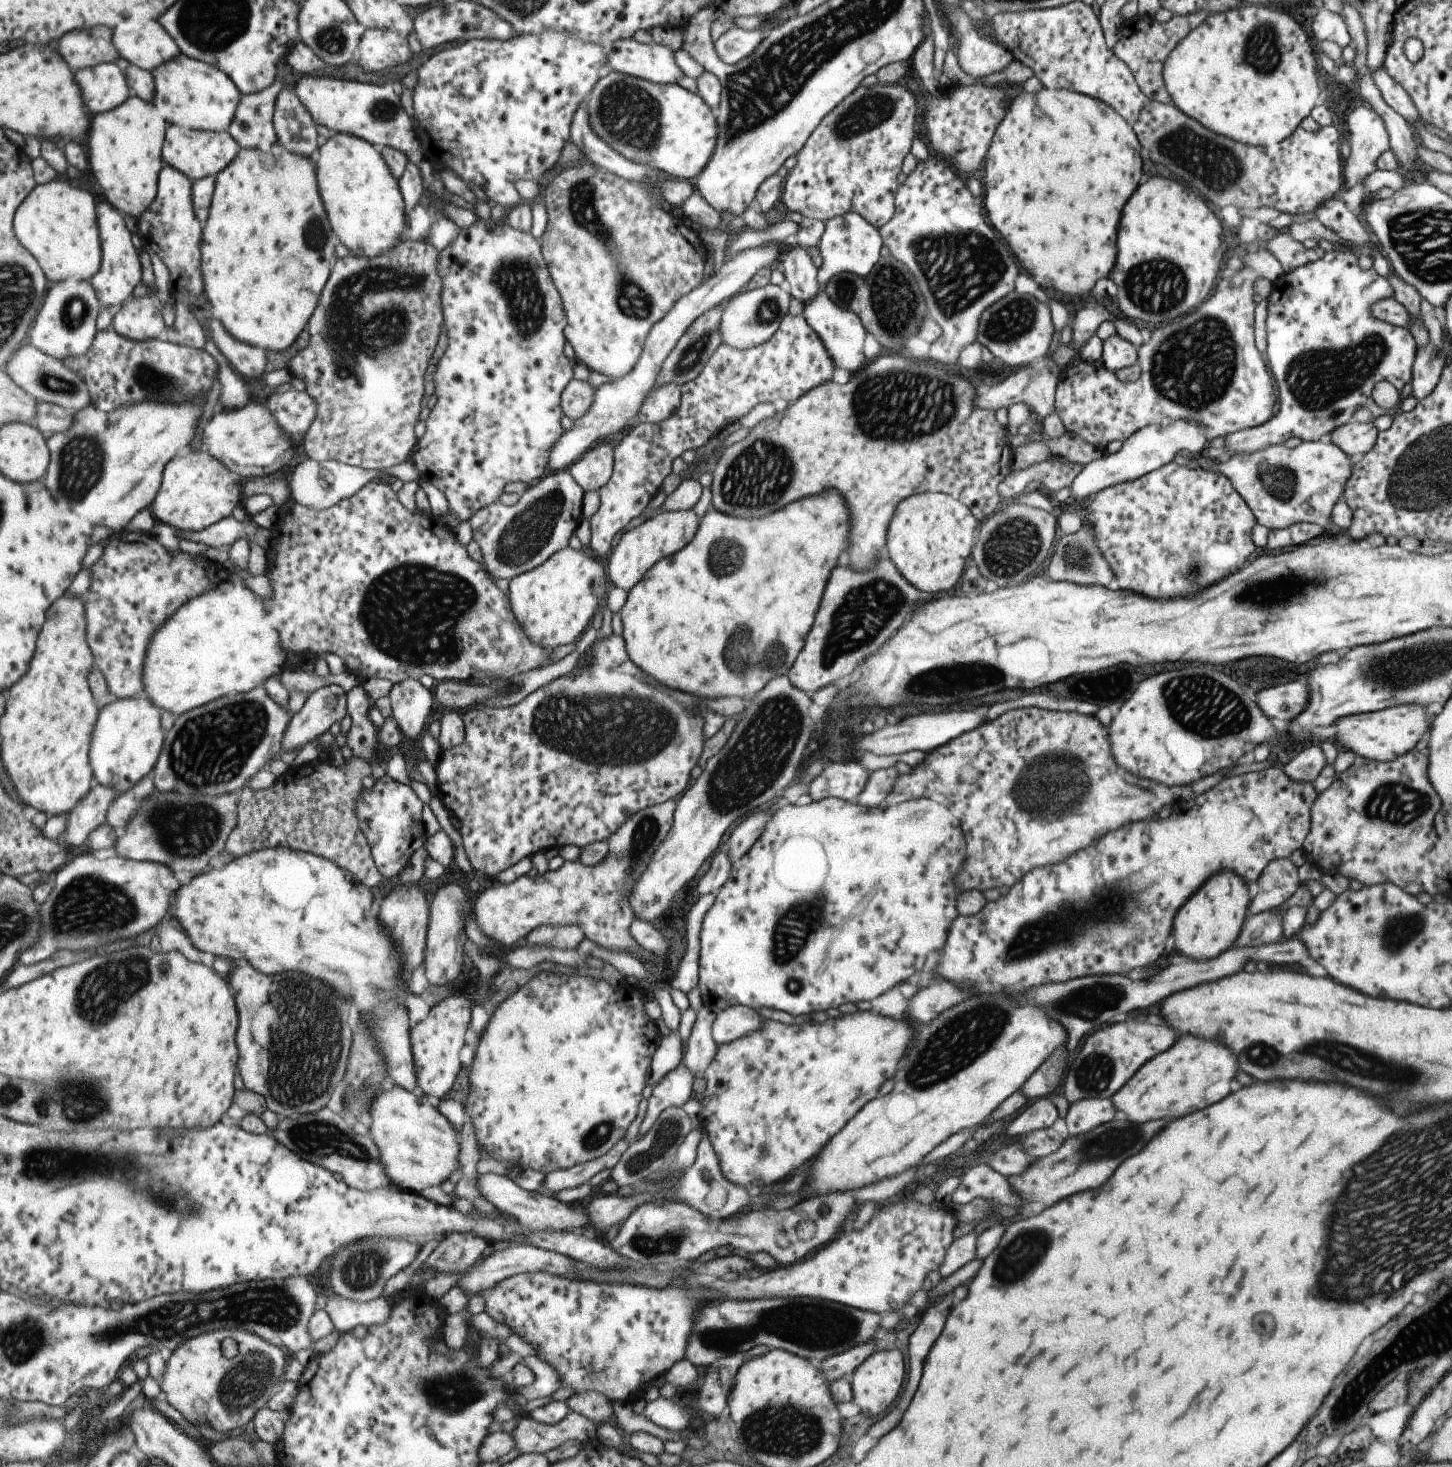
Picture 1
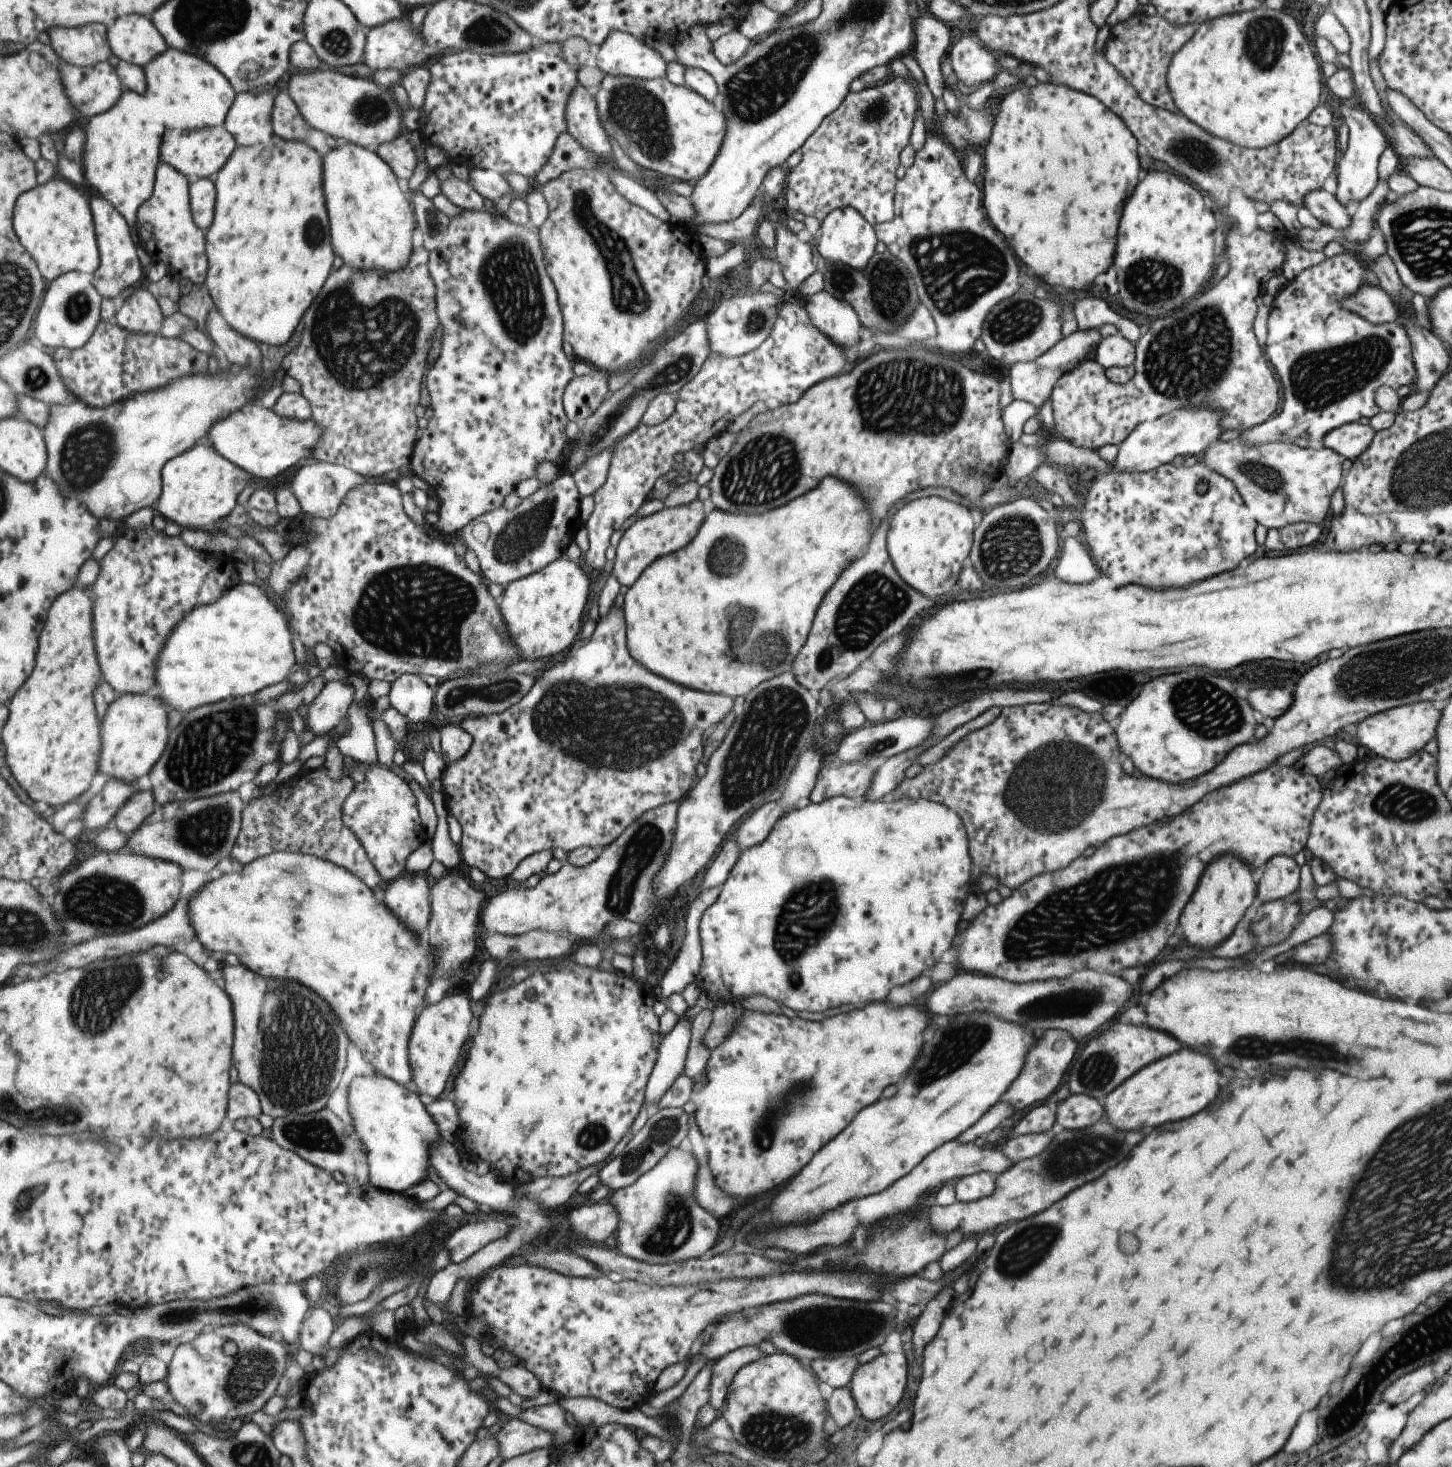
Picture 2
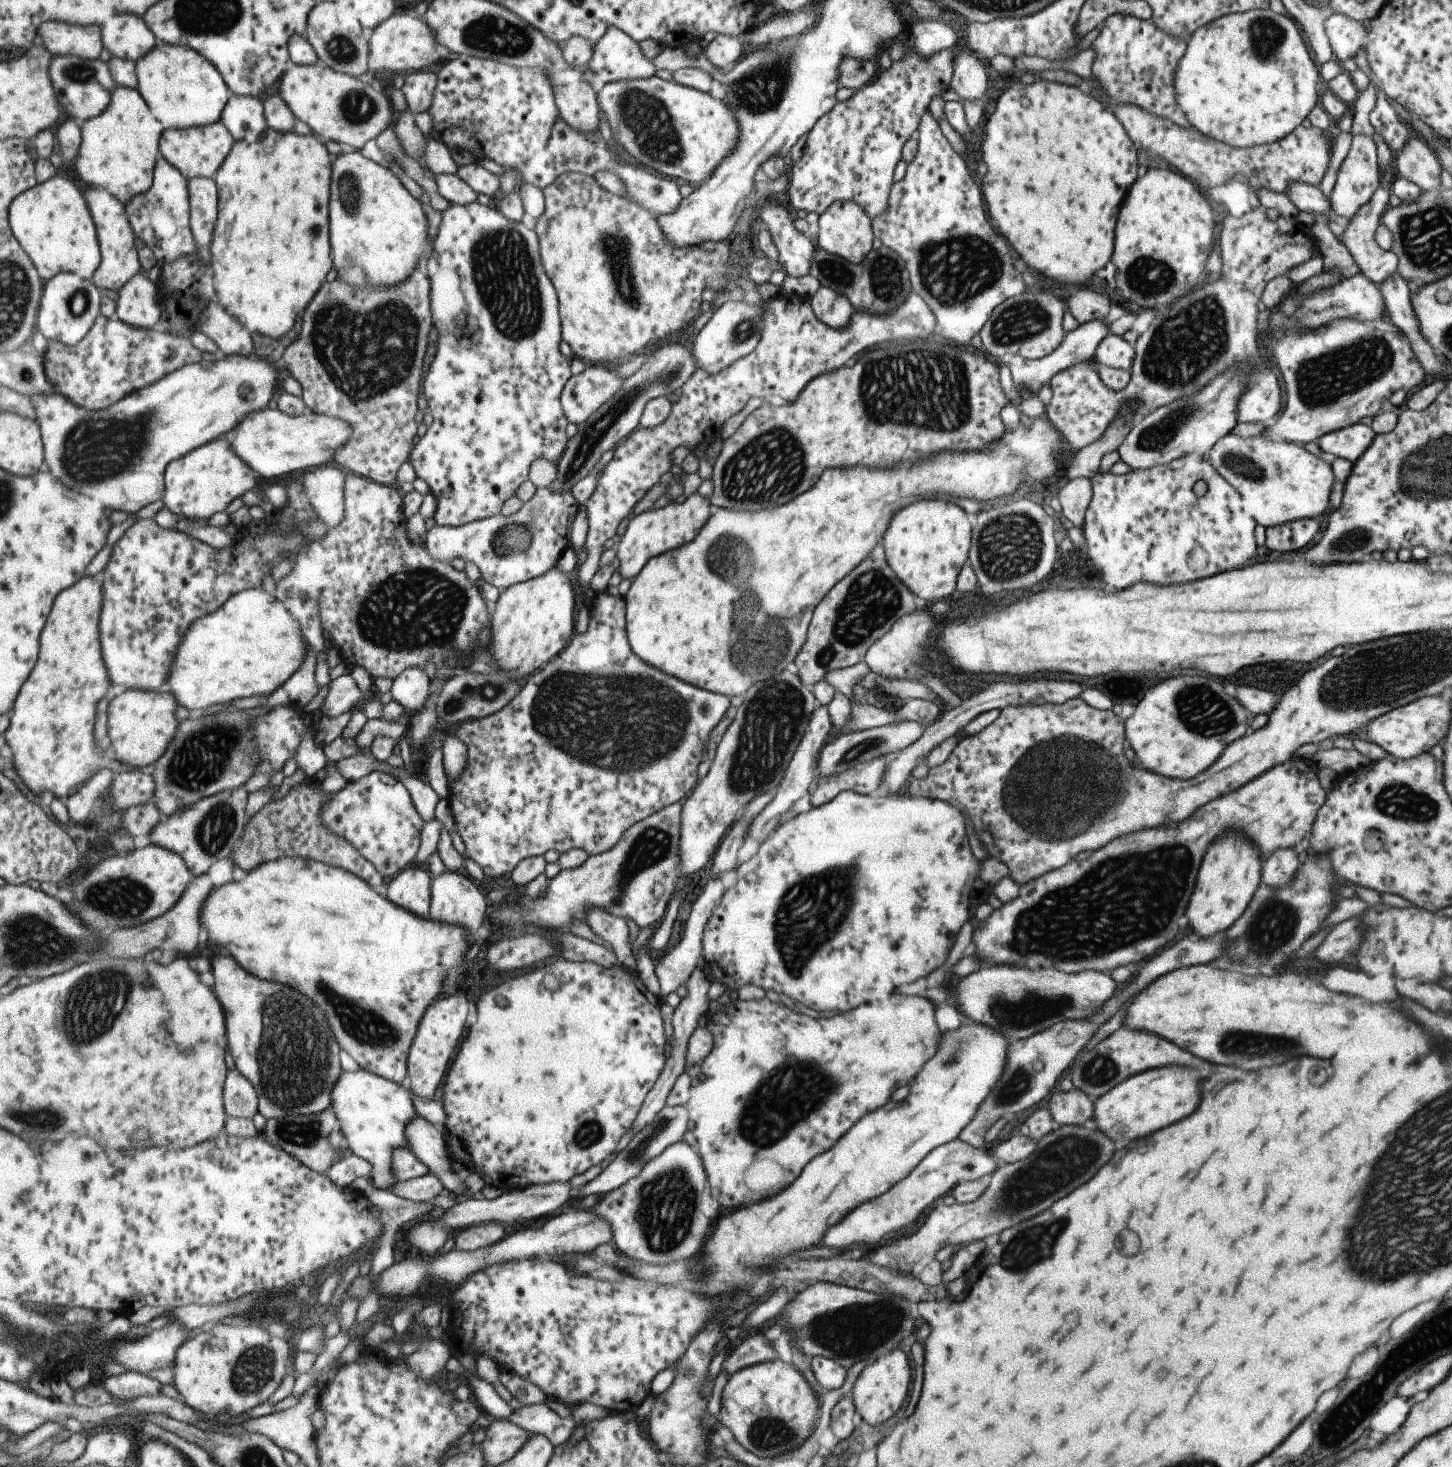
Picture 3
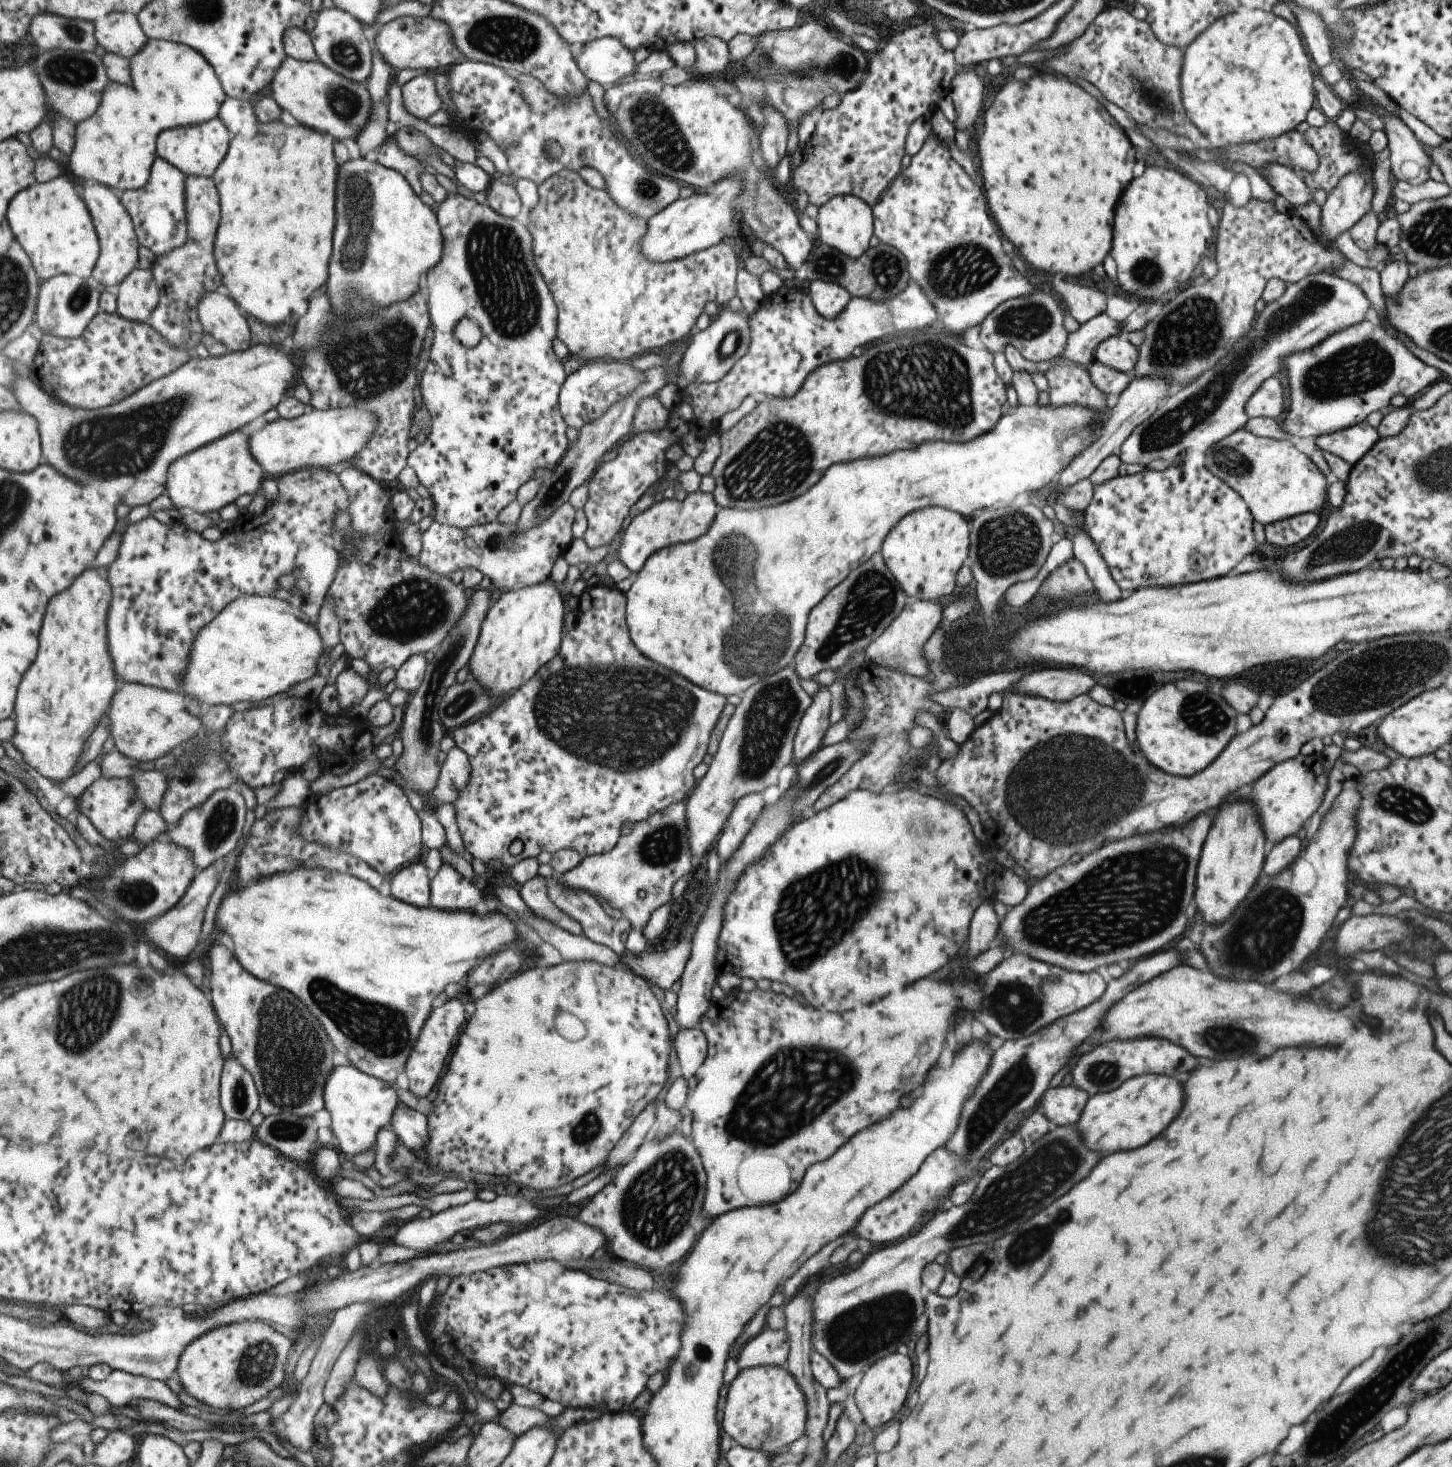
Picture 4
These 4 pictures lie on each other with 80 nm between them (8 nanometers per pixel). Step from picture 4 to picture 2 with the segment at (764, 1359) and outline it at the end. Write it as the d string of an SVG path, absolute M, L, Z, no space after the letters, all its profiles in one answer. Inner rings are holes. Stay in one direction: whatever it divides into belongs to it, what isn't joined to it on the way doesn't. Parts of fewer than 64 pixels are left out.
M743 1346L729 1352L729 1354L725 1354L714 1362L711 1366L707 1404L716 1413L721 1410L727 1386L733 1380L737 1370L761 1356L762 1353L755 1346Z

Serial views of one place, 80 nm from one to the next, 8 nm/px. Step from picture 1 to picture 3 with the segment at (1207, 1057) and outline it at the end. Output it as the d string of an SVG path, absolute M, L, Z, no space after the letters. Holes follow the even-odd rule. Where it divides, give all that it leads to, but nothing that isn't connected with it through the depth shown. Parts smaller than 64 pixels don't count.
M1161 1068L1134 1074L1092 1100L1094 1127L1111 1142L1153 1134L1191 1114L1199 1102L1199 1076L1185 1068Z

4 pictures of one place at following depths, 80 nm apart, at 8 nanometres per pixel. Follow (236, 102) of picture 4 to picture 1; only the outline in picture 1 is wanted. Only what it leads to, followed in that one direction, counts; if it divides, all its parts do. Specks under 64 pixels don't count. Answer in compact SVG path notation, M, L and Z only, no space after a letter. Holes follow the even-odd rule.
M283 72L275 86L241 97L228 131L243 149L268 151L279 142L274 125L274 110L281 88Z

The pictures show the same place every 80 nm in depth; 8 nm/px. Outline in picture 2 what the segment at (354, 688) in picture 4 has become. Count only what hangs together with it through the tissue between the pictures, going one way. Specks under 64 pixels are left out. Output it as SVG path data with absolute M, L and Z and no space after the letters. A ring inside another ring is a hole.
M340 679L328 682L321 694L317 695L309 705L305 730L308 729L311 733L307 735L307 738L331 734L333 728L346 719L347 708L351 704L351 700L353 700L353 688L351 688L351 685L341 682Z

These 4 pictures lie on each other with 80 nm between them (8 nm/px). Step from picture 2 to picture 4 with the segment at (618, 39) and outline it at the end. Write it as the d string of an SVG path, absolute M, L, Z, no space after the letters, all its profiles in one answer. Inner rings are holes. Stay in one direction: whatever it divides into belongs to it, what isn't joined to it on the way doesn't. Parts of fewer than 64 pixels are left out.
M603 37L582 45L574 61L587 80L597 82L605 90L619 78L631 74L636 67L632 54L615 37Z

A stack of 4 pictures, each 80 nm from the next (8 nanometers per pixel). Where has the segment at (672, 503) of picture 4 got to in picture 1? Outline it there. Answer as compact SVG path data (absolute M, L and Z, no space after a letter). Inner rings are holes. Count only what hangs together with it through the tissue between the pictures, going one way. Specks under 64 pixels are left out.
M691 509L680 511L660 511L647 517L636 527L625 531L619 538L613 552L604 560L607 578L611 587L628 591L641 580L646 570L662 558L681 550L694 537L700 519Z

